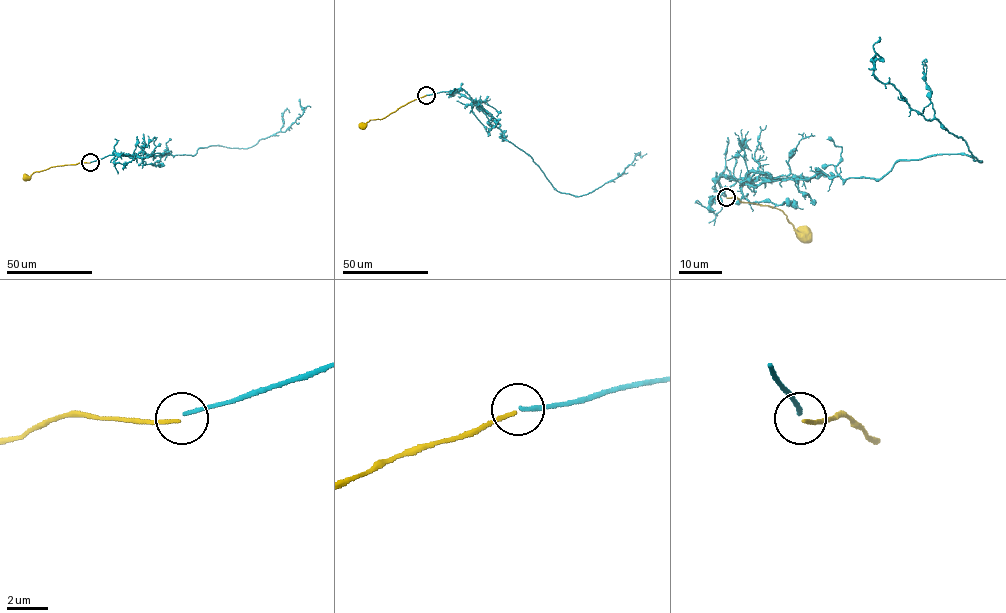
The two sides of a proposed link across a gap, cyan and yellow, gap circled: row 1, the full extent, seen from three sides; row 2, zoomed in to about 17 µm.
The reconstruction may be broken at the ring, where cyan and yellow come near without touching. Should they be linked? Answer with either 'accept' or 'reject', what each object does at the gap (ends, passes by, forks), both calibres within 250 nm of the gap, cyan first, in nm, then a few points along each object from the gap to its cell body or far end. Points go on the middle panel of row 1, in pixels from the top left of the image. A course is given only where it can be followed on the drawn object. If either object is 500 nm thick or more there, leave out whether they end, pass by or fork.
reject; cyan ends; yellow ends; calibres 180 and 180 nm; course cyan (426, 95), (449, 91), (476, 102), (562, 193), (587, 194), (620, 175), (635, 156); course yellow (426, 95), (362, 126)

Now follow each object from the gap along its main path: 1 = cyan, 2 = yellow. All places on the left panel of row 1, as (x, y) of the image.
1: (90, 162), (109, 155), (194, 155), (210, 146), (251, 147), (284, 132), (302, 114), (299, 99)
2: (90, 162), (51, 167), (26, 177)

